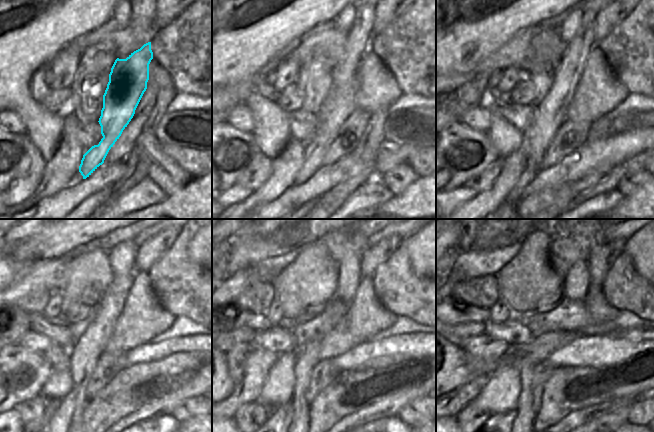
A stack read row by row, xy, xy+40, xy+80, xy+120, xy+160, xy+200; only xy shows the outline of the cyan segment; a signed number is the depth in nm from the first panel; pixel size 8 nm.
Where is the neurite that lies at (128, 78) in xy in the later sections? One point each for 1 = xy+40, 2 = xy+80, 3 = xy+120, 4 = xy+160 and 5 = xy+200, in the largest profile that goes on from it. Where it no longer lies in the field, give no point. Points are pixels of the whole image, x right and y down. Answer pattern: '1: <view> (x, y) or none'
1: xy+40 (344, 86)
2: xy+80 (532, 167)
3: xy+120 (59, 422)
4: xy+160 (279, 419)
5: xy+200 (498, 422)

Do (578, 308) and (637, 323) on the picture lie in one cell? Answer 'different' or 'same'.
different

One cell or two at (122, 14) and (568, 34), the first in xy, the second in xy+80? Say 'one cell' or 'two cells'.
one cell

